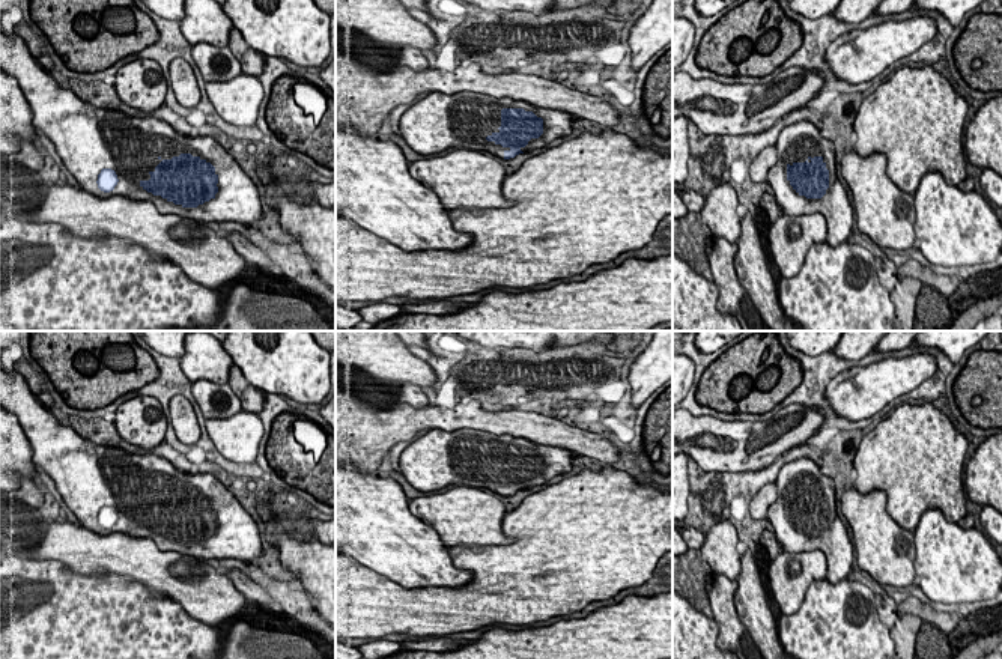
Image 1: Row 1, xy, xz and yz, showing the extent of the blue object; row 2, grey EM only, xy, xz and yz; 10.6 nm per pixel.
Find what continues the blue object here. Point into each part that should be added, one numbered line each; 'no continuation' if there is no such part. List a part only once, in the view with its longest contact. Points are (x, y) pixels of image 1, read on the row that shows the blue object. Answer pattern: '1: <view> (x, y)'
1: xy (88, 139)

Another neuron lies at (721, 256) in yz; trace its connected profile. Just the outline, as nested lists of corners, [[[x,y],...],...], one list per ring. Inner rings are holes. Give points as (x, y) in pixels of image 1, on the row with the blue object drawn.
[[[715,236],[709,251],[710,272],[713,283],[719,289],[716,308],[724,314],[736,316],[743,287],[734,269],[734,257],[737,254],[737,244],[728,242],[725,238]]]

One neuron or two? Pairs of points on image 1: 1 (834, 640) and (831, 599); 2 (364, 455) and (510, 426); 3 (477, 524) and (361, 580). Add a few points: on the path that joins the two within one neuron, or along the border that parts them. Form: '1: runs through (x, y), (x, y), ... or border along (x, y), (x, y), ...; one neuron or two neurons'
1: runs through (834, 629), (831, 610); one neuron
2: runs through (400, 423), (415, 419), (474, 419); one neuron
3: border along (483, 546), (450, 545), (447, 548); two neurons

